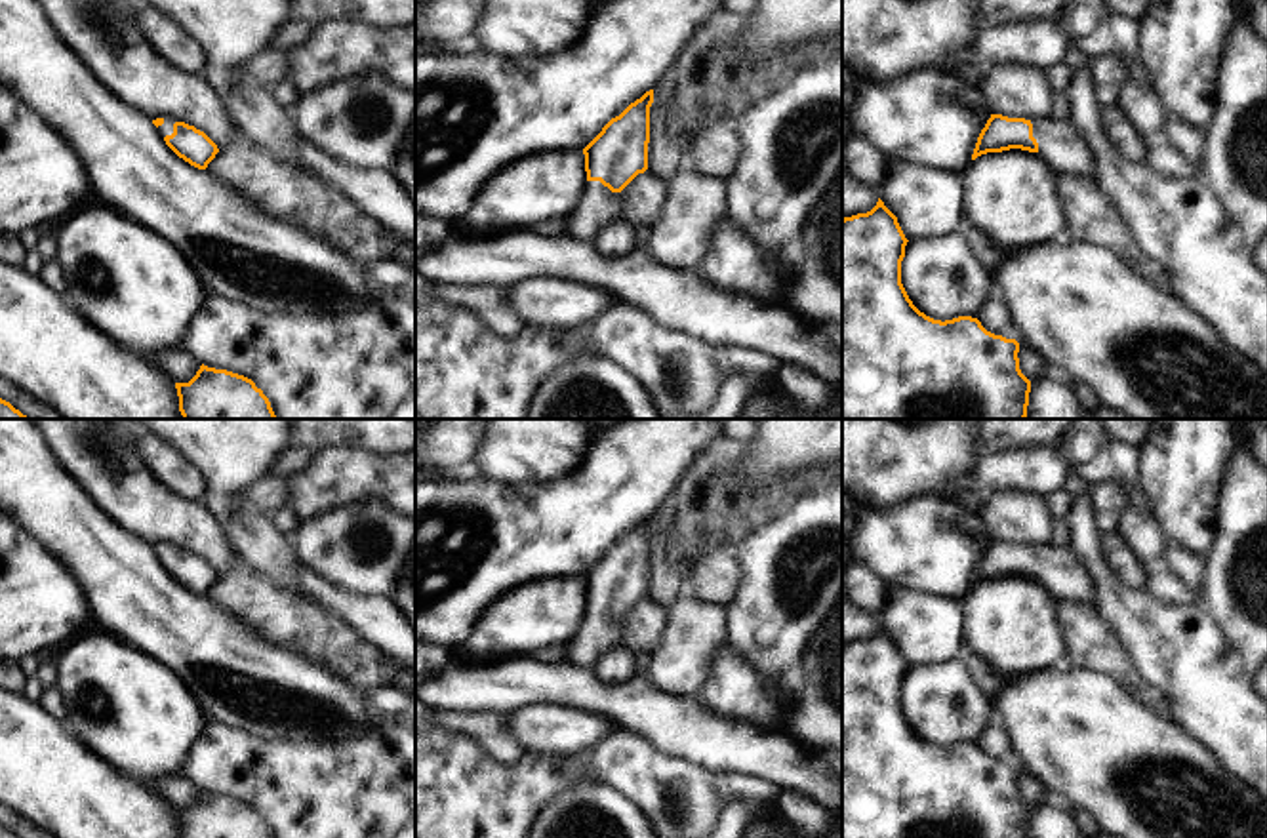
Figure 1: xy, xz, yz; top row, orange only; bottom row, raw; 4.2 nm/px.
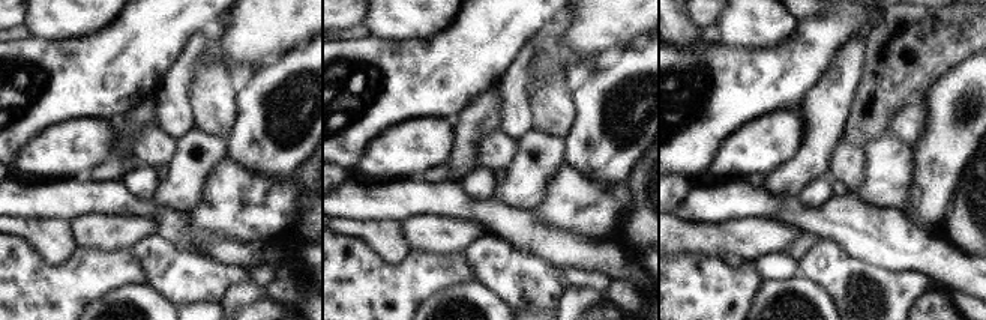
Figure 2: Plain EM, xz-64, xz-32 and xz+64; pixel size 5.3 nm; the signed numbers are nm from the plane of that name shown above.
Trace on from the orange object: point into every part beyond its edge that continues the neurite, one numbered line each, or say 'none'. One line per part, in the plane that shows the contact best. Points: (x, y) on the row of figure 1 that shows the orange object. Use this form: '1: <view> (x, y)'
1: xz (599, 206)

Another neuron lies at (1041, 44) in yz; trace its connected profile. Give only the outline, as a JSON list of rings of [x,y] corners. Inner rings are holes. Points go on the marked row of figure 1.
[[[1057,21],[1008,23],[981,29],[972,48],[962,55],[964,67],[949,72],[975,88],[1000,63],[1029,65],[1040,70],[1063,61],[1069,34]]]

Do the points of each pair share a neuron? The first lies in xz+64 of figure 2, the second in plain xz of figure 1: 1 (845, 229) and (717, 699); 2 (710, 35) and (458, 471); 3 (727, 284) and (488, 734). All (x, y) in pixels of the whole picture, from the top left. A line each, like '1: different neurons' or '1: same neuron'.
1: different neurons
2: same neuron
3: different neurons

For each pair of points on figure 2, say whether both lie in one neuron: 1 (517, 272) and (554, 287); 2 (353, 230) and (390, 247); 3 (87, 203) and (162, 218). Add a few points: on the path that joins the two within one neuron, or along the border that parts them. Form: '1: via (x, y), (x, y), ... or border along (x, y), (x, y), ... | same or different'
1: via (526, 281), (545, 284) | same
2: via (362, 230), (381, 238) | same
3: via (105, 203), (144, 208) | same

